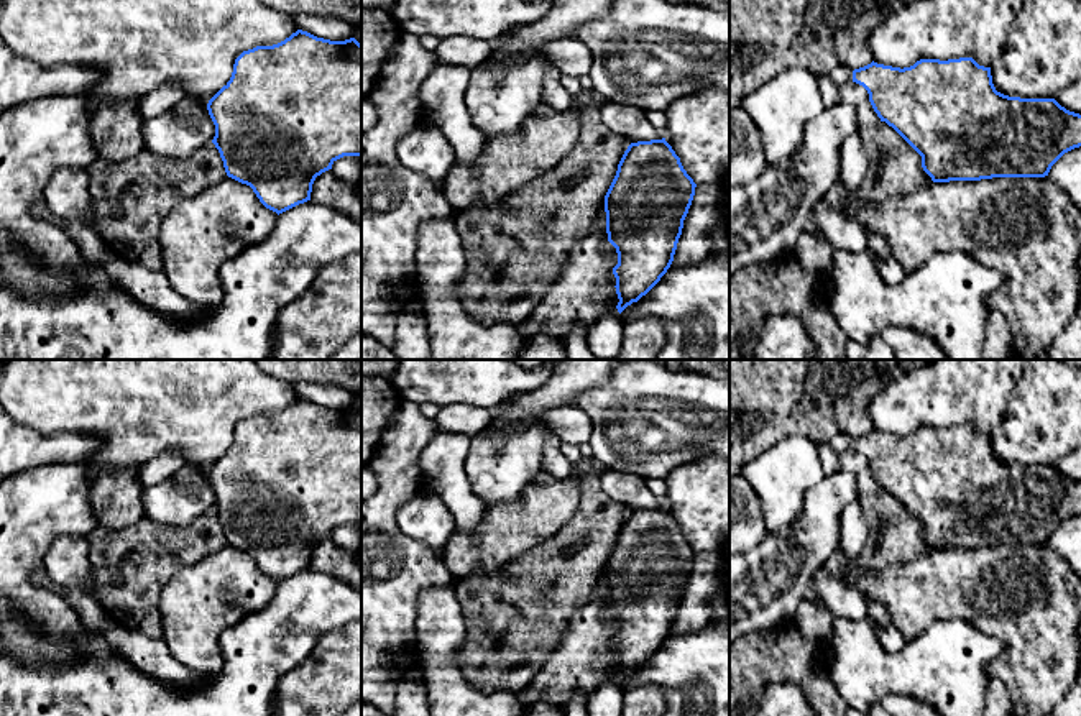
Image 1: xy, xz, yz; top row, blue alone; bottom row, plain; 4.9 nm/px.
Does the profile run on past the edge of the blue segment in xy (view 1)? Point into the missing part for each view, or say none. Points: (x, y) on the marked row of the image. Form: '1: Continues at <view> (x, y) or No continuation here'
1: No continuation here

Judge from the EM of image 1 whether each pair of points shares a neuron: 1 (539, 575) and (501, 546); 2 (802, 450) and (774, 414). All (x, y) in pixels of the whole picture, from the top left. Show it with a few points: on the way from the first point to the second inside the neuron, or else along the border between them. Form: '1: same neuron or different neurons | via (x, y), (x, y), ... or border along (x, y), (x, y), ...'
1: different neurons | border along (551, 536), (510, 562), (482, 572)
2: different neurons | border along (817, 444), (805, 437), (784, 437), (758, 455)

